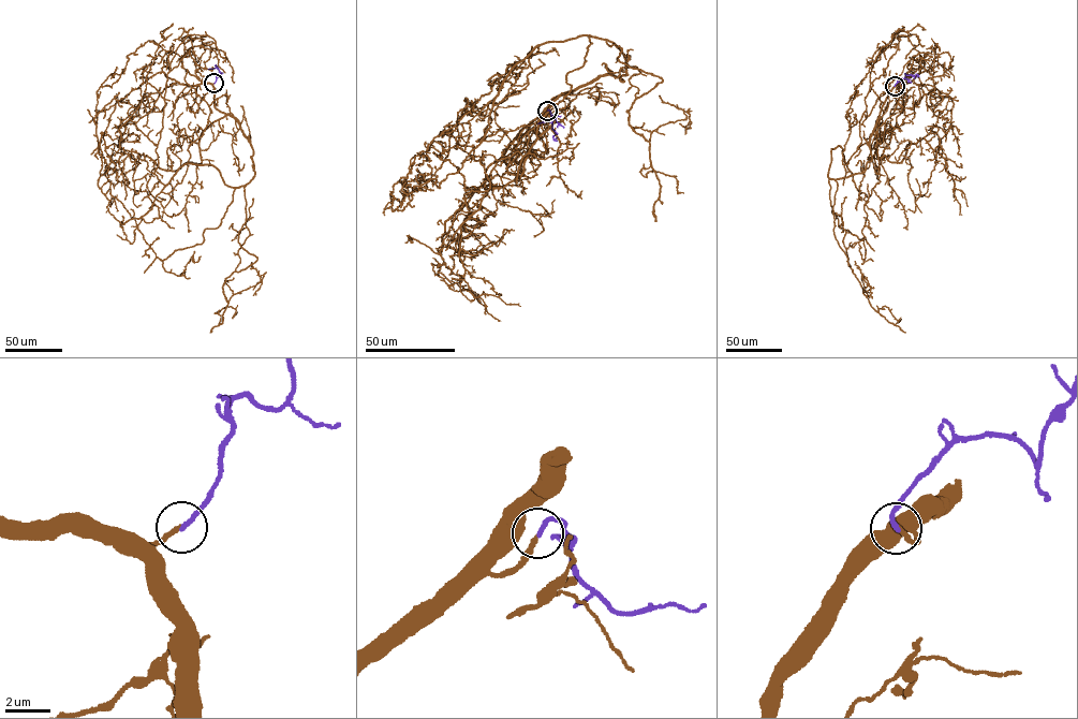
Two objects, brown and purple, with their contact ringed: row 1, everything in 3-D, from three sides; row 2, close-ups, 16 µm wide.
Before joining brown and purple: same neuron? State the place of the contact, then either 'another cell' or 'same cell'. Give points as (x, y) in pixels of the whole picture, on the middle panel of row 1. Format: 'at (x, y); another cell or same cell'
at (547, 111); same cell

